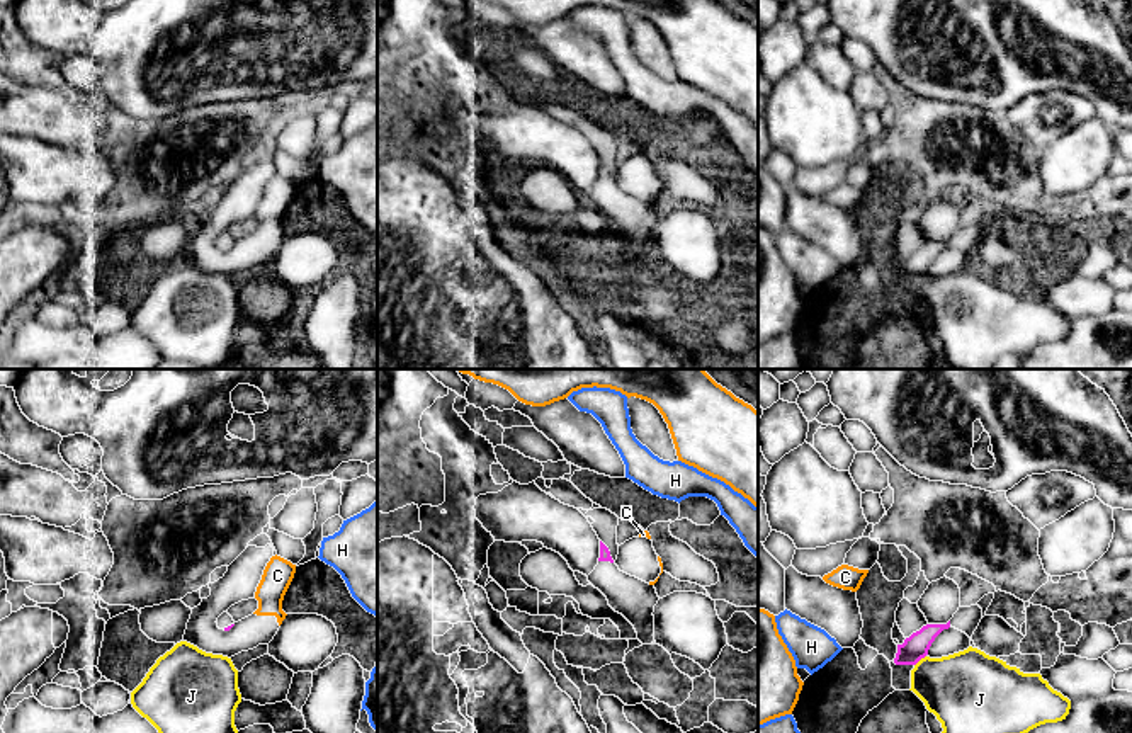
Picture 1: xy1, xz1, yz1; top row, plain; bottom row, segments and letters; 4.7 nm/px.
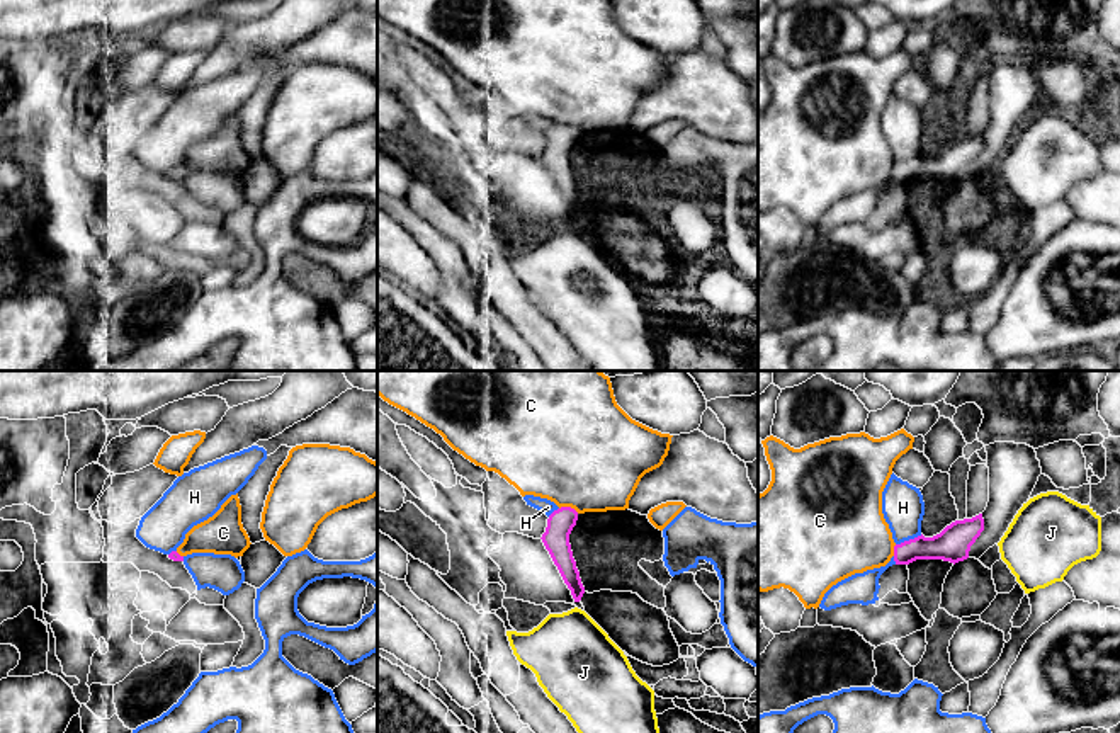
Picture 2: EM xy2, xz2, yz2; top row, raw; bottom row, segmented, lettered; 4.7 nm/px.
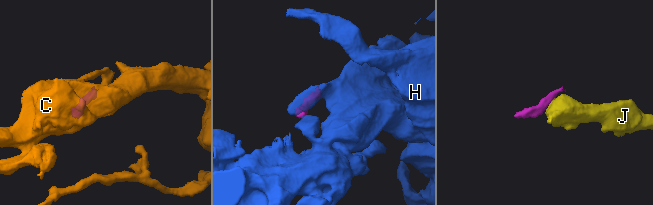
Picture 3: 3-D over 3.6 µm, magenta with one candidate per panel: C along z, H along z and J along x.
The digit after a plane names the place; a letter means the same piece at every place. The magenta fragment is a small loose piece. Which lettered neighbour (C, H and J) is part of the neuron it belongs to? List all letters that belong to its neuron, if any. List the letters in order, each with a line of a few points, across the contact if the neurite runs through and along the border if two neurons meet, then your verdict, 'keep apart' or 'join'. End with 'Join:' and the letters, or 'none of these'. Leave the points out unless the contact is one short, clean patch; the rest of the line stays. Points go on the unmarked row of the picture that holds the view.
C: line xz2 (560, 126), (573, 126), (578, 131); keep apart
H: line yz2 (922, 153), (896, 164); keep apart
J: line yz1 (925, 274), (915, 284); keep apart
Join: none of these

